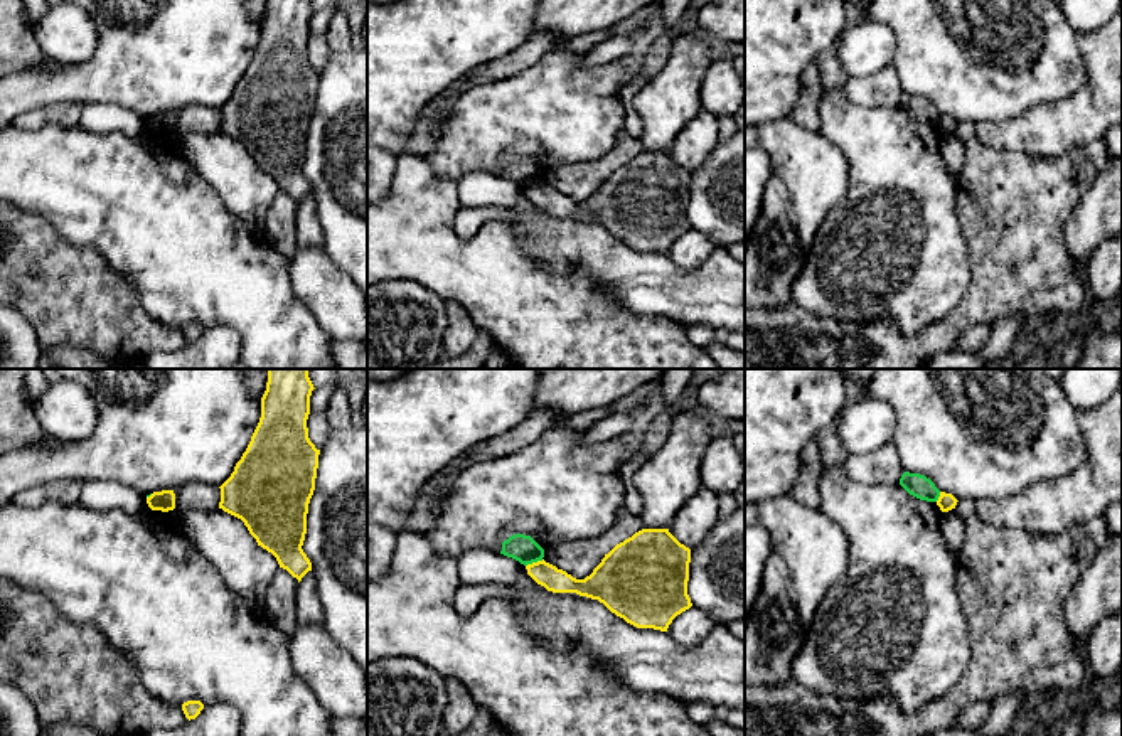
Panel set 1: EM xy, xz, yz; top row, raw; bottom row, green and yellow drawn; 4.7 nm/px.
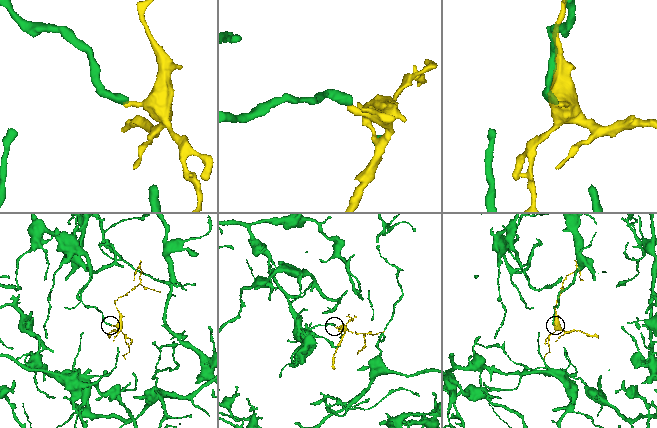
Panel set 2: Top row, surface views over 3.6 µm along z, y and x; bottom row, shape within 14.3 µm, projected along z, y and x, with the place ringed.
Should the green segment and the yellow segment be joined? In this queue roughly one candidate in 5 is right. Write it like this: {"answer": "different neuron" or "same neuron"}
{"answer": "different neuron"}

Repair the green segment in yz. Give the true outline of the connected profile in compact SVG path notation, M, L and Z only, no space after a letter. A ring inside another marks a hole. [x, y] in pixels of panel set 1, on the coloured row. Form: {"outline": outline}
{"outline": "M905 472L900 478L900 485L913 497L927 502L937 502L940 490L935 483L920 473Z"}

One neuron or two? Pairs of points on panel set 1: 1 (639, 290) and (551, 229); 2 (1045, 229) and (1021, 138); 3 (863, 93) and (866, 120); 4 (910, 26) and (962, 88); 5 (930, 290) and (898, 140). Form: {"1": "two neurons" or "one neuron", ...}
{"1": "one neuron", "2": "two neurons", "3": "two neurons", "4": "one neuron", "5": "one neuron"}

